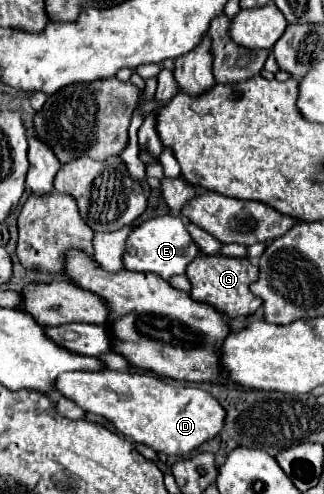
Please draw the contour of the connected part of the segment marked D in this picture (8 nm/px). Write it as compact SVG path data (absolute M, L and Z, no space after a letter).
M79 370L59 374L55 390L73 400L85 412L99 414L135 444L145 444L155 452L185 456L223 428L223 408L205 390L187 384L169 384L153 374L129 370Z

